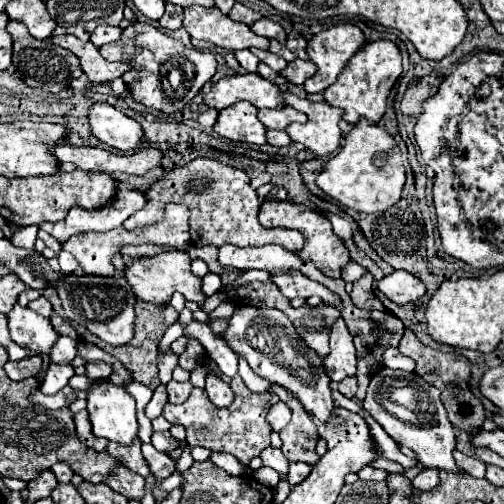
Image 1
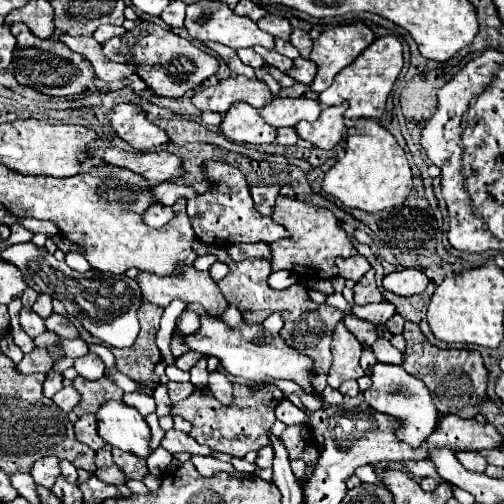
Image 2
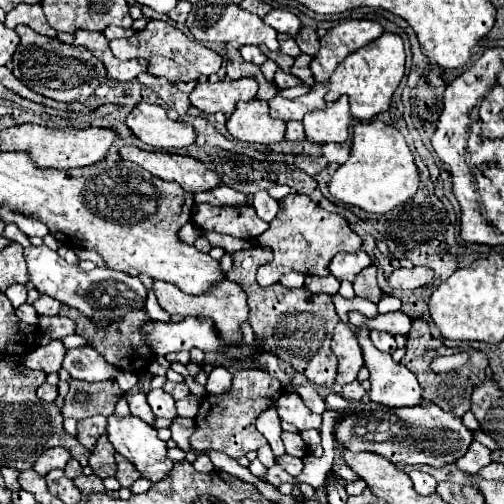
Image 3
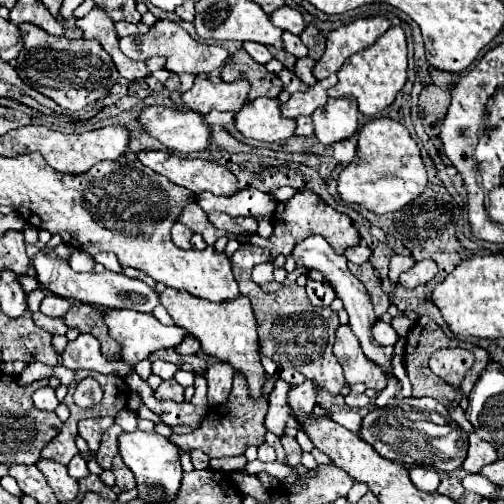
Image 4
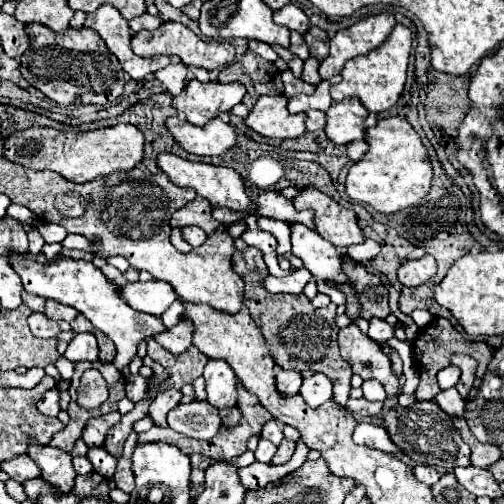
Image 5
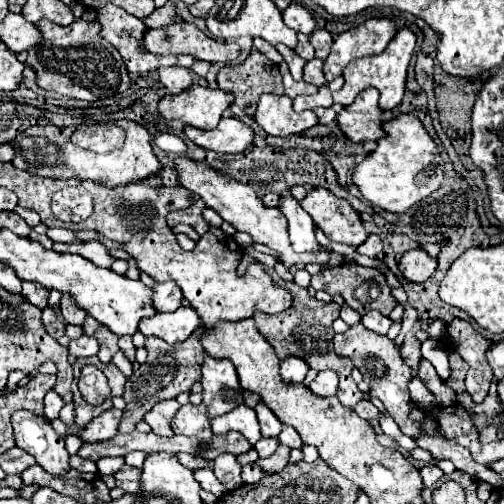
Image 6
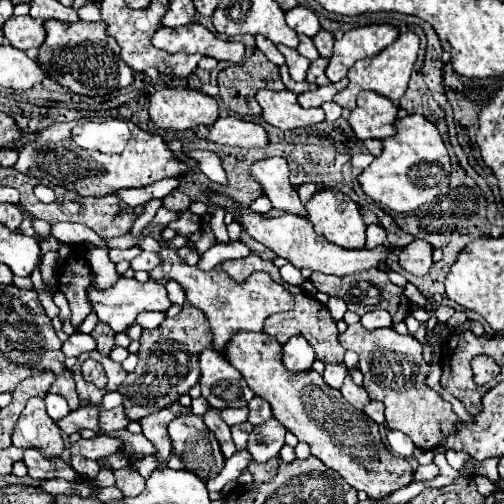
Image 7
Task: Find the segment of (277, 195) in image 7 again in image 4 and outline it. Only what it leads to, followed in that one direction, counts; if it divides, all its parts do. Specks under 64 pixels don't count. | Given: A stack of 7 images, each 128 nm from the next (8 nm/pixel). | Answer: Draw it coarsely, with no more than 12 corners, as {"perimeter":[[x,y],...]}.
{"perimeter":[[322,236],[300,240],[296,266],[318,270],[344,302],[364,354],[390,372],[394,348],[372,340],[364,284]]}

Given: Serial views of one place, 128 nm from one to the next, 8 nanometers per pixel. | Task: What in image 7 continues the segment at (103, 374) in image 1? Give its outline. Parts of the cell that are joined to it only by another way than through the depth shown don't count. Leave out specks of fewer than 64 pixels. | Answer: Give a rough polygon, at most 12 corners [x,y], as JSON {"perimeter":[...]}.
{"perimeter":[[74,332],[62,344],[66,356],[80,356],[96,348],[90,334]]}

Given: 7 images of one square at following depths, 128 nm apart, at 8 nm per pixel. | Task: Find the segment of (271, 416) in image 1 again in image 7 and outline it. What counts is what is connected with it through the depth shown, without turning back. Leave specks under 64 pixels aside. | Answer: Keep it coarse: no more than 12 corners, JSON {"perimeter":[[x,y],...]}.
{"perimeter":[[326,364],[322,376],[332,388],[342,388],[348,368]]}

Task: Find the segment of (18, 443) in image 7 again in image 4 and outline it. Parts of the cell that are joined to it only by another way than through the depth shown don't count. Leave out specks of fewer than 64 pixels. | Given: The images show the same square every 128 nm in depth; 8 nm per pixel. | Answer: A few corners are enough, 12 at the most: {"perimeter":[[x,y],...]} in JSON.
{"perimeter":[[40,458],[36,466],[60,502],[78,496],[78,480],[64,464]]}

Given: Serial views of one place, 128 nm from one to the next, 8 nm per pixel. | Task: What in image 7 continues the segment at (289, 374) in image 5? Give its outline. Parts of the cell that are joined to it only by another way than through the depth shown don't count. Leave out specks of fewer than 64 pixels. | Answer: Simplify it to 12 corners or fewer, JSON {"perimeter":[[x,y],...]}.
{"perimeter":[[302,336],[284,344],[282,362],[288,370],[308,370],[316,354]]}

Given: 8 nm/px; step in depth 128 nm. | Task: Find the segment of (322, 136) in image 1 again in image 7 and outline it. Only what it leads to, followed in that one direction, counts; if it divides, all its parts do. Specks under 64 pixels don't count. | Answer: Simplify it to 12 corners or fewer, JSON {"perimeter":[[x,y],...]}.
{"perimeter":[[360,92],[350,126],[360,140],[396,134],[398,106]]}

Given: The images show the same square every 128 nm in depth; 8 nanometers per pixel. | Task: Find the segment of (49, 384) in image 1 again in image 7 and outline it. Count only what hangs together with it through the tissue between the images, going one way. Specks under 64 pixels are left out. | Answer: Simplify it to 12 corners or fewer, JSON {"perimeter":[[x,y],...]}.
{"perimeter":[[46,394],[46,412],[54,422],[70,412],[58,394]]}

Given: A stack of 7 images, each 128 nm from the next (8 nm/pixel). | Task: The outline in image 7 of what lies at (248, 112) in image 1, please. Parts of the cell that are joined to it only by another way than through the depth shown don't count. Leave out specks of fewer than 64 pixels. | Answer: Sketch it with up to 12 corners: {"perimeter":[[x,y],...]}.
{"perimeter":[[260,90],[262,118],[294,130],[324,122],[322,108],[302,108],[290,90]]}

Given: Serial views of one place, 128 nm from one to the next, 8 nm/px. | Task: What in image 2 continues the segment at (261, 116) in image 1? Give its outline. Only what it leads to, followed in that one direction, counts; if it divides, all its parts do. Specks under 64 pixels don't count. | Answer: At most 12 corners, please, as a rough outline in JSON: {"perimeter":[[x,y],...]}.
{"perimeter":[[272,98],[260,114],[280,128],[320,116],[318,100]]}

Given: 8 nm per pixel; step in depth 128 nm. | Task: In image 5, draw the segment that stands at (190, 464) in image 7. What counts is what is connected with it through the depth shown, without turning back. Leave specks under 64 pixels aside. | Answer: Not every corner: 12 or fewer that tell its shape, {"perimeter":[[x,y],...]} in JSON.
{"perimeter":[[206,400],[168,412],[168,426],[190,438],[208,440],[220,416]]}

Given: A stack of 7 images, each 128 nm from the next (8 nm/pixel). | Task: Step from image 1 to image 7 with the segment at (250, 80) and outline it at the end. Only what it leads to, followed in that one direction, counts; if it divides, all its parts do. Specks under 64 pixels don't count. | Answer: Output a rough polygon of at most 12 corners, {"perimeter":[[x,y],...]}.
{"perimeter":[[162,88],[150,96],[156,128],[212,126],[218,104],[200,90]]}

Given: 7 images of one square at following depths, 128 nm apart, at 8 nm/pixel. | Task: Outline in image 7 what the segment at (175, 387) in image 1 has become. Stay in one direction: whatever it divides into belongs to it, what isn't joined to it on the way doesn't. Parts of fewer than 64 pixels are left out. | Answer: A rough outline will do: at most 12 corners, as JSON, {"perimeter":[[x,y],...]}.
{"perimeter":[[174,402],[140,420],[154,444],[158,468],[168,468],[170,438],[166,426],[190,408]]}

